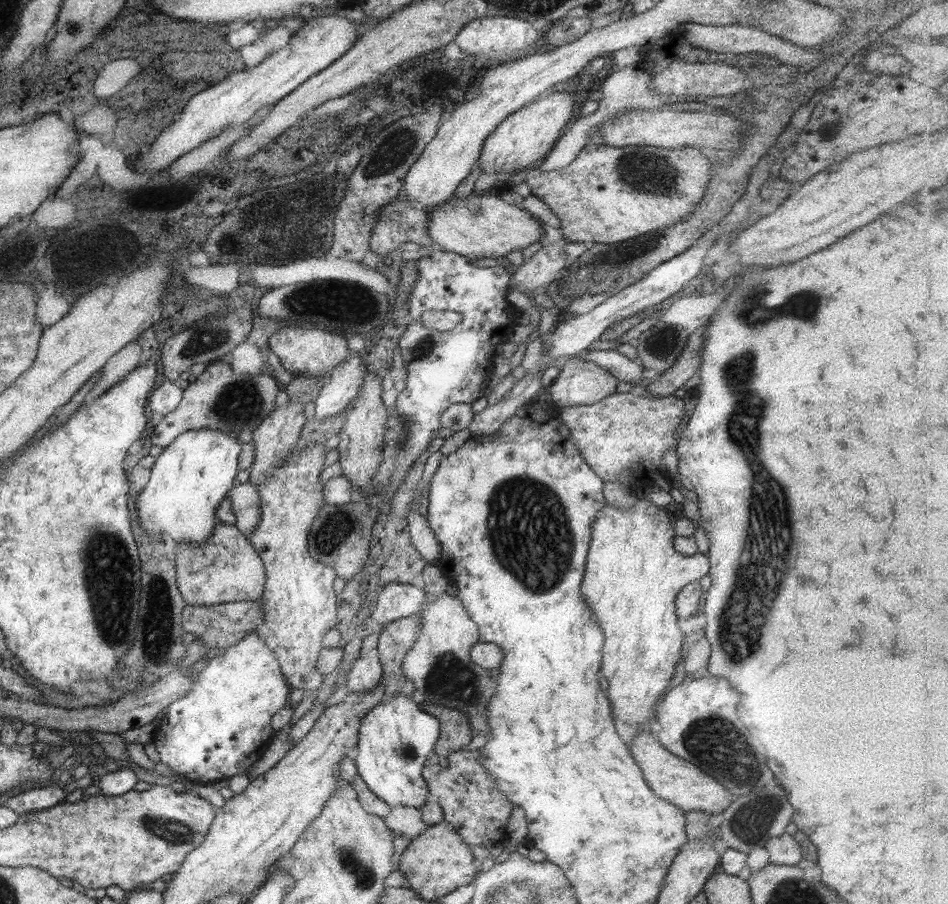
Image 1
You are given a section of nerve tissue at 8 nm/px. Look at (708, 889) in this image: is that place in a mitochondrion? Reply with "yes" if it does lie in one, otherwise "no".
no

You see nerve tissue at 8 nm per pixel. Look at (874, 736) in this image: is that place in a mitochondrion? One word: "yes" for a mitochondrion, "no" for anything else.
yes

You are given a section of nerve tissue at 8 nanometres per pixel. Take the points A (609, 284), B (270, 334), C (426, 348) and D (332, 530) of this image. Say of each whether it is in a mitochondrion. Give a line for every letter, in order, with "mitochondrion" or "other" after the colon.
A: other
B: other
C: mitochondrion
D: mitochondrion

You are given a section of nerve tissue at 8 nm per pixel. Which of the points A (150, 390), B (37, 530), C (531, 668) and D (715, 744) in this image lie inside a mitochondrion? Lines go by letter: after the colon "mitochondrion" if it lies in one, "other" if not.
A: other
B: other
C: other
D: mitochondrion

